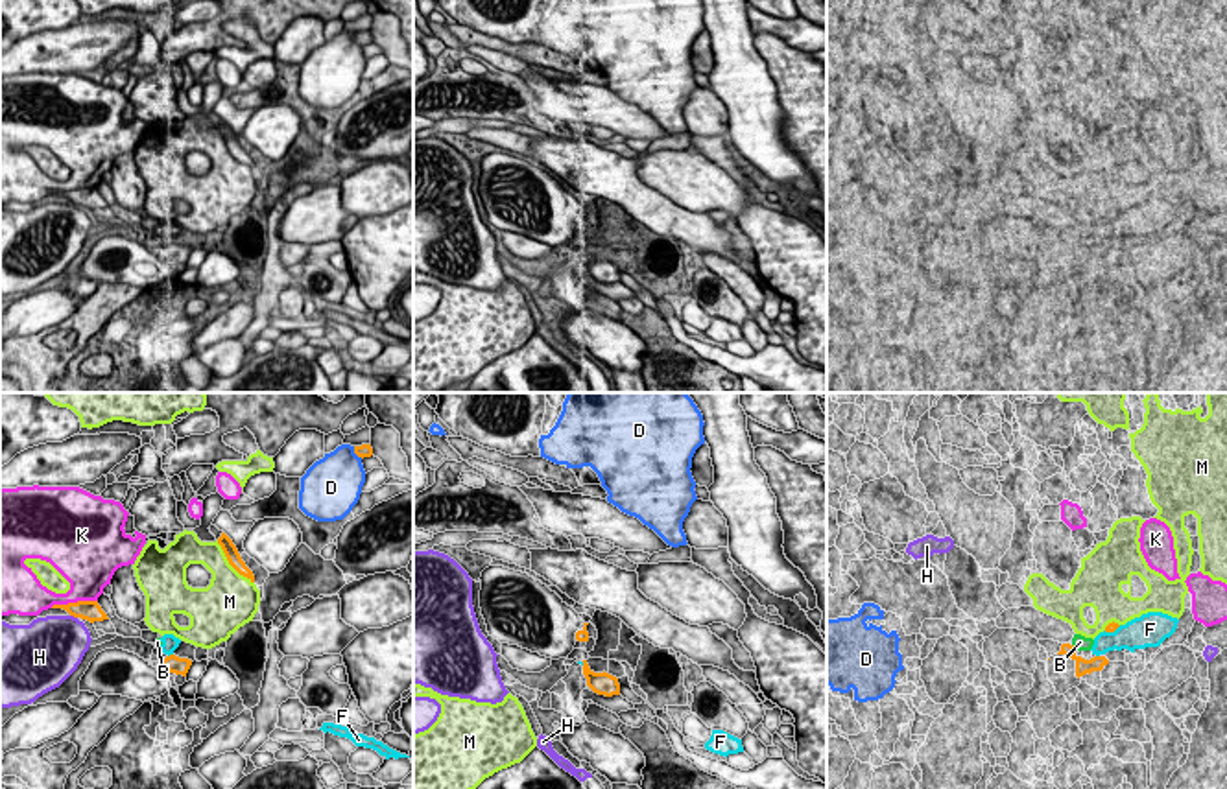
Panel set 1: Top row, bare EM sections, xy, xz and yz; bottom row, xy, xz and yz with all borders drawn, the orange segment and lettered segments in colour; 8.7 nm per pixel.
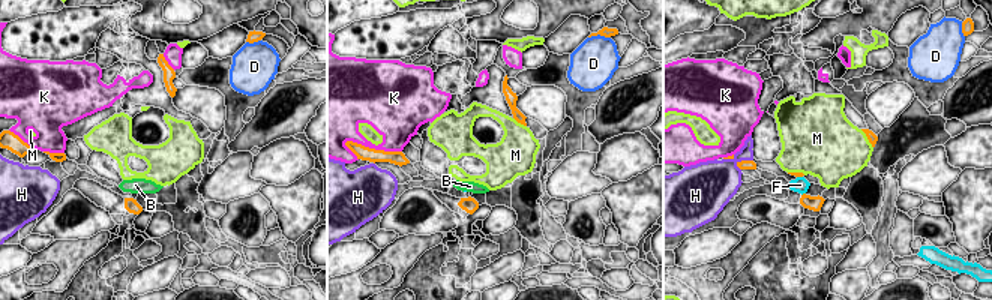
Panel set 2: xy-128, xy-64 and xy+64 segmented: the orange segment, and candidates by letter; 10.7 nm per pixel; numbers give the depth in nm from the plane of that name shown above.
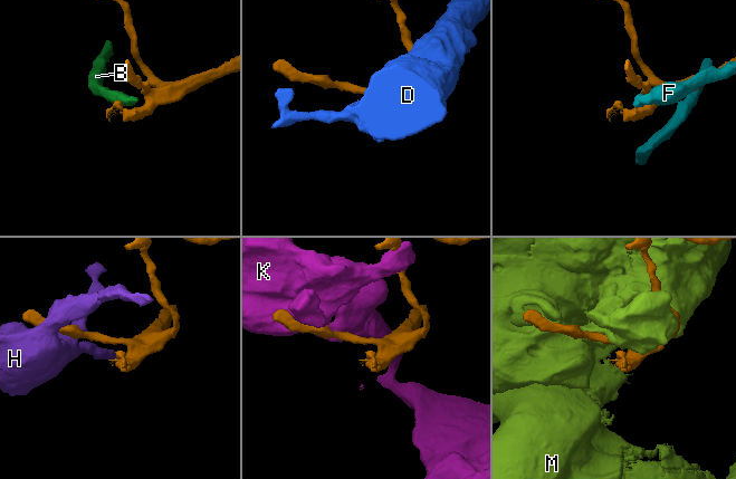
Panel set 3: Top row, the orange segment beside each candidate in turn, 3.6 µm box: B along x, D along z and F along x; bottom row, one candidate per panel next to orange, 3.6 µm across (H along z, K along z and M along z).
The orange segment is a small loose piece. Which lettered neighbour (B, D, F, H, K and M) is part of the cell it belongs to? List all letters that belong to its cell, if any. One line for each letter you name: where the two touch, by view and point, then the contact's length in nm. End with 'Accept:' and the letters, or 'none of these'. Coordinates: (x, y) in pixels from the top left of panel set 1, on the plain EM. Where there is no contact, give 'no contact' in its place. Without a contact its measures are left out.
Accept: none of these

